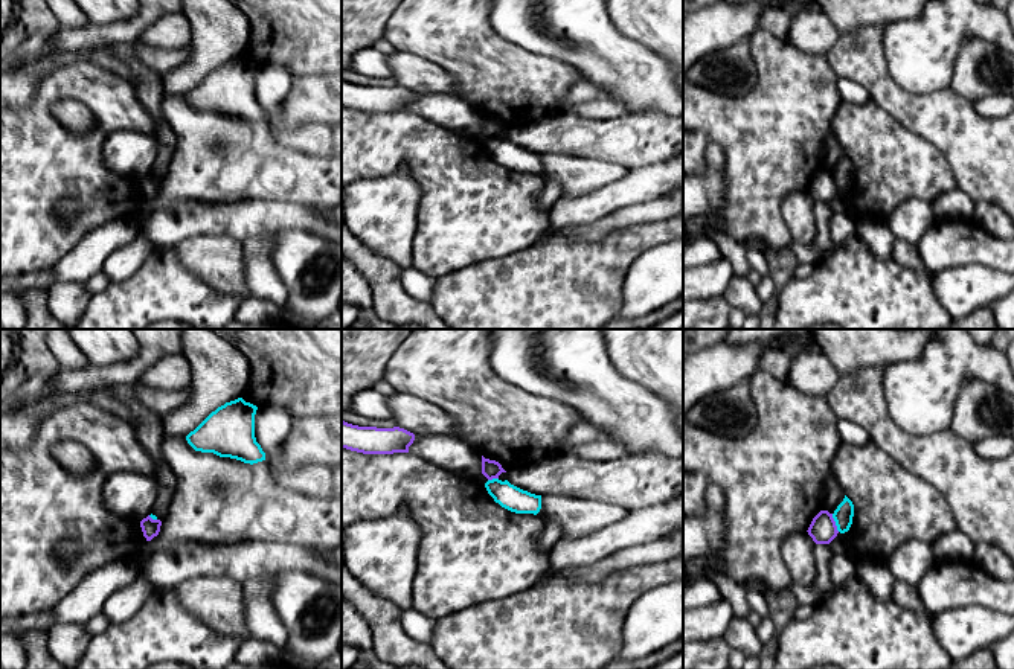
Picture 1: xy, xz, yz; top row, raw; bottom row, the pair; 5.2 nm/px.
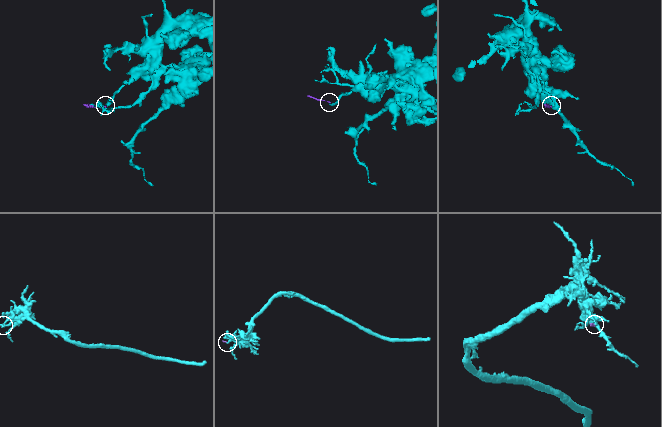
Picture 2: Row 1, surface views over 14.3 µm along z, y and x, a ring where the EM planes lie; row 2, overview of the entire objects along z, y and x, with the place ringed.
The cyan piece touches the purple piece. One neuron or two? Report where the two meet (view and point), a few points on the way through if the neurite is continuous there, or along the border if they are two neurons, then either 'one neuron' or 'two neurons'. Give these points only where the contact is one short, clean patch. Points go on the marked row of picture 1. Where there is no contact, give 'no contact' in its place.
contact yz (836, 523); border yz (831, 514), (839, 531); two neurons

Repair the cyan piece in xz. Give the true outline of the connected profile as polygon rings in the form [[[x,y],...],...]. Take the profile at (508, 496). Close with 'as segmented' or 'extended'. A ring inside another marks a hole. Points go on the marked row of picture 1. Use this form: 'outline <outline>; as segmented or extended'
outline [[[493,479],[485,483],[485,488],[496,503],[511,512],[537,515],[541,509],[541,495],[523,491],[508,480]]]; as segmented

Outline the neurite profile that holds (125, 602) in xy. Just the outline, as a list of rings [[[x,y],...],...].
[[[137,576],[128,585],[116,590],[105,600],[101,613],[111,622],[111,625],[124,623],[140,610],[154,588],[156,587],[148,579]]]

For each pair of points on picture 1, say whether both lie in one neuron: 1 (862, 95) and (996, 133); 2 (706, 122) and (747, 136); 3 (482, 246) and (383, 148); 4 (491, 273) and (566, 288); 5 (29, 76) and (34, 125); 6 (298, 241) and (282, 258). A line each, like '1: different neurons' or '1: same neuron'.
1: different neurons
2: same neuron
3: same neuron
4: same neuron
5: different neurons
6: same neuron

